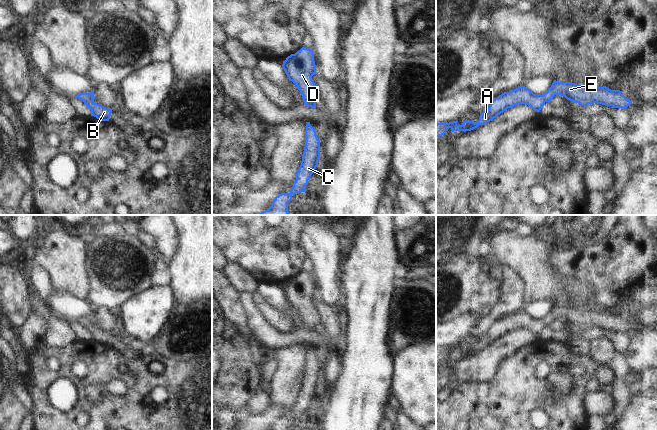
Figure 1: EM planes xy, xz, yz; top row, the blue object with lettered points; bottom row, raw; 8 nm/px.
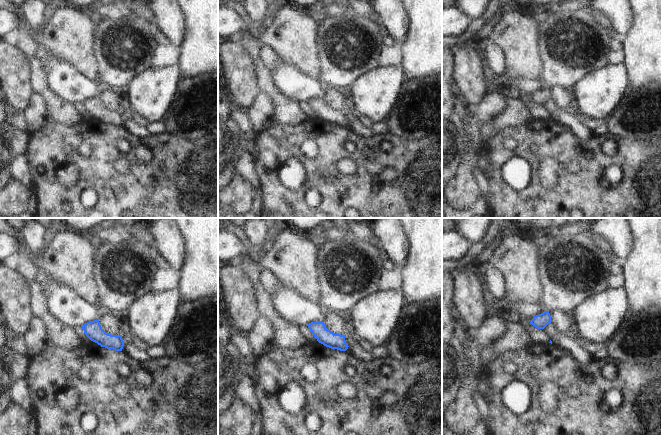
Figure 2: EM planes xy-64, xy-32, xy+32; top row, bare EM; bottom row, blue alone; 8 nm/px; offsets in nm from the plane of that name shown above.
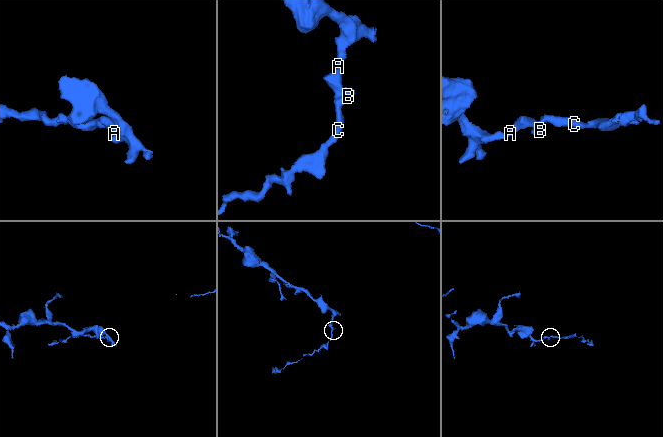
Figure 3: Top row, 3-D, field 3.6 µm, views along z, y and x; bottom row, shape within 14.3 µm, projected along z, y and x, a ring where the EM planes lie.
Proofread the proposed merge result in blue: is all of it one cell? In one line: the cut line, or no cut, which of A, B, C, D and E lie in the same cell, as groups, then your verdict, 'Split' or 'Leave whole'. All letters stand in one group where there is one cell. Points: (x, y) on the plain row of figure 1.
No split. Groups: A B C D E. Leave whole

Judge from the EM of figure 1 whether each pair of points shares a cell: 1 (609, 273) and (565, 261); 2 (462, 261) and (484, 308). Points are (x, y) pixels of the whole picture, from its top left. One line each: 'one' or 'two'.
1: one
2: one

